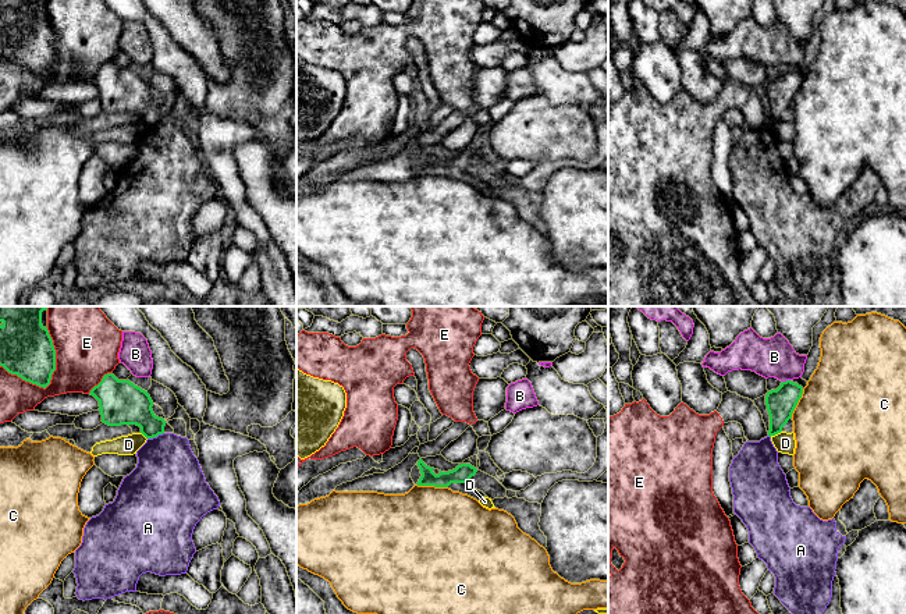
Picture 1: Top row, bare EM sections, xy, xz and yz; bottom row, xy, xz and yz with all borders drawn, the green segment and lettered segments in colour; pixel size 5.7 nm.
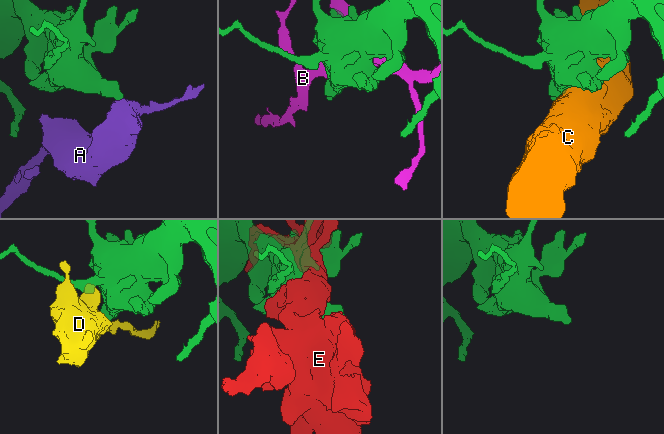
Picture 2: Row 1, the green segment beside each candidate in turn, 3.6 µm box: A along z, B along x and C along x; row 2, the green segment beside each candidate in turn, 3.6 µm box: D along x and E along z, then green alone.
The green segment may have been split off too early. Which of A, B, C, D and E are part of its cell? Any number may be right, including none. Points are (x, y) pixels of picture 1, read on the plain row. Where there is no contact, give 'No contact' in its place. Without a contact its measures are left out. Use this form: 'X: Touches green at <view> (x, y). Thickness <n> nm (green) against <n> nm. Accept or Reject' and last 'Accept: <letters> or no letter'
A: Touches green at xy (155, 124). Thickness 240 nm (green) against 380 nm. Reject
B: Touches green at yz (787, 68). Thickness 170 nm (green) against 220 nm. Reject
C: Touches green at xz (432, 173). Thickness 100 nm (green) against 480 nm. Reject
D: Touches green at yz (775, 121). Thickness 170 nm (green) against 120 nm. Reject
E: Touches green at xy (54, 46). Thickness 320 nm (green) against 380 nm. Reject
Accept: no letter

